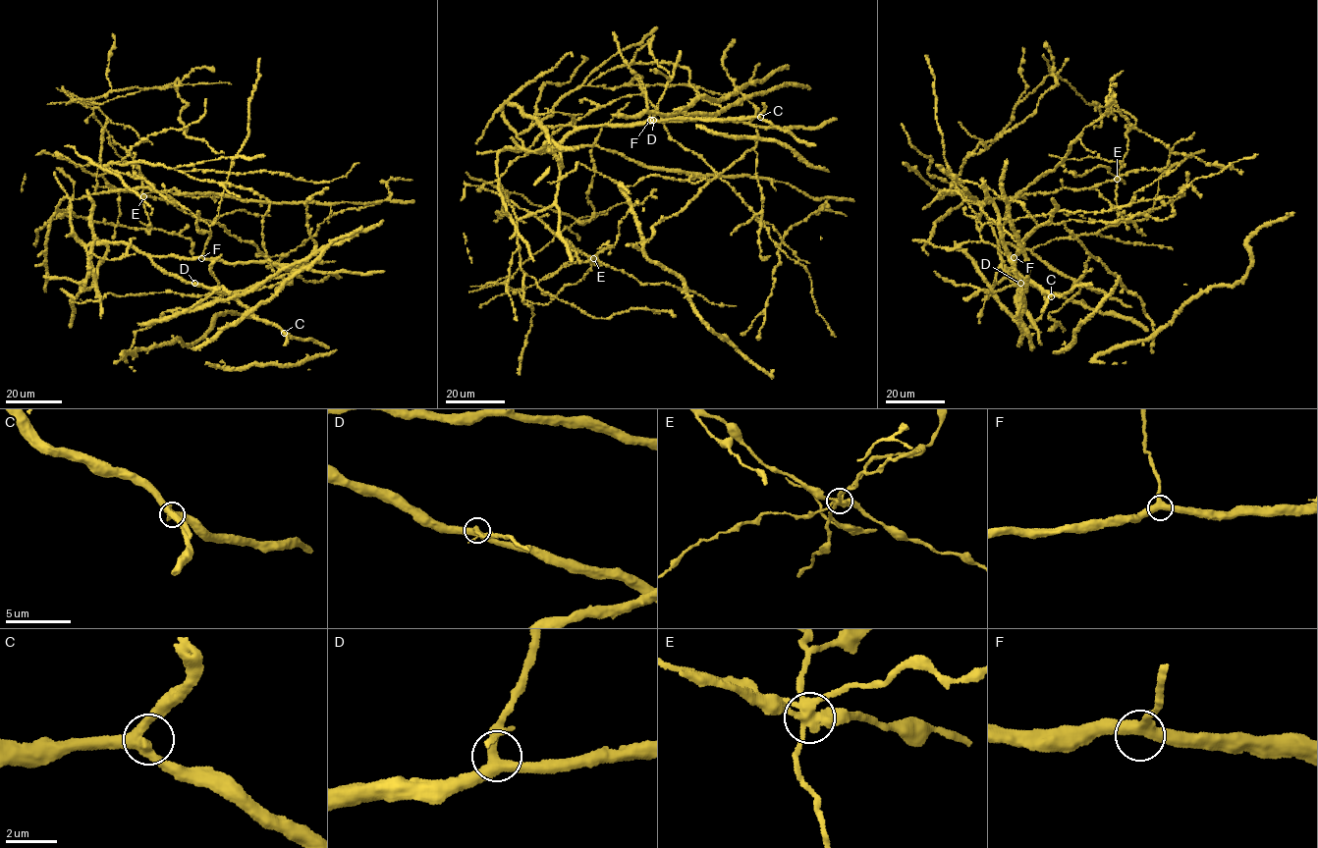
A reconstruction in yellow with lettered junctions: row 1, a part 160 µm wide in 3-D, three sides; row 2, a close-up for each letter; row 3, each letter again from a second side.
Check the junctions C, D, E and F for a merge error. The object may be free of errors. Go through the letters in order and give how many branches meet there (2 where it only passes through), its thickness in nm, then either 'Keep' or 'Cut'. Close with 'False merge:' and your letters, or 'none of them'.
C: Branches: 3. Thickness 400 nm. Keep
D: Branches: 4. Thickness 360 nm. Keep
E: Branches: 6. Thickness 400 nm. Cut
F: Branches: 3. Thickness 420 nm. Keep
False merge: E

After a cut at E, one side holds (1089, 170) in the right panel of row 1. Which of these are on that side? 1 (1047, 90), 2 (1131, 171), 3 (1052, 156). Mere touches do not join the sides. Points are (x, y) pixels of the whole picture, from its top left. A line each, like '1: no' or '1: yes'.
1: no
2: no
3: yes

